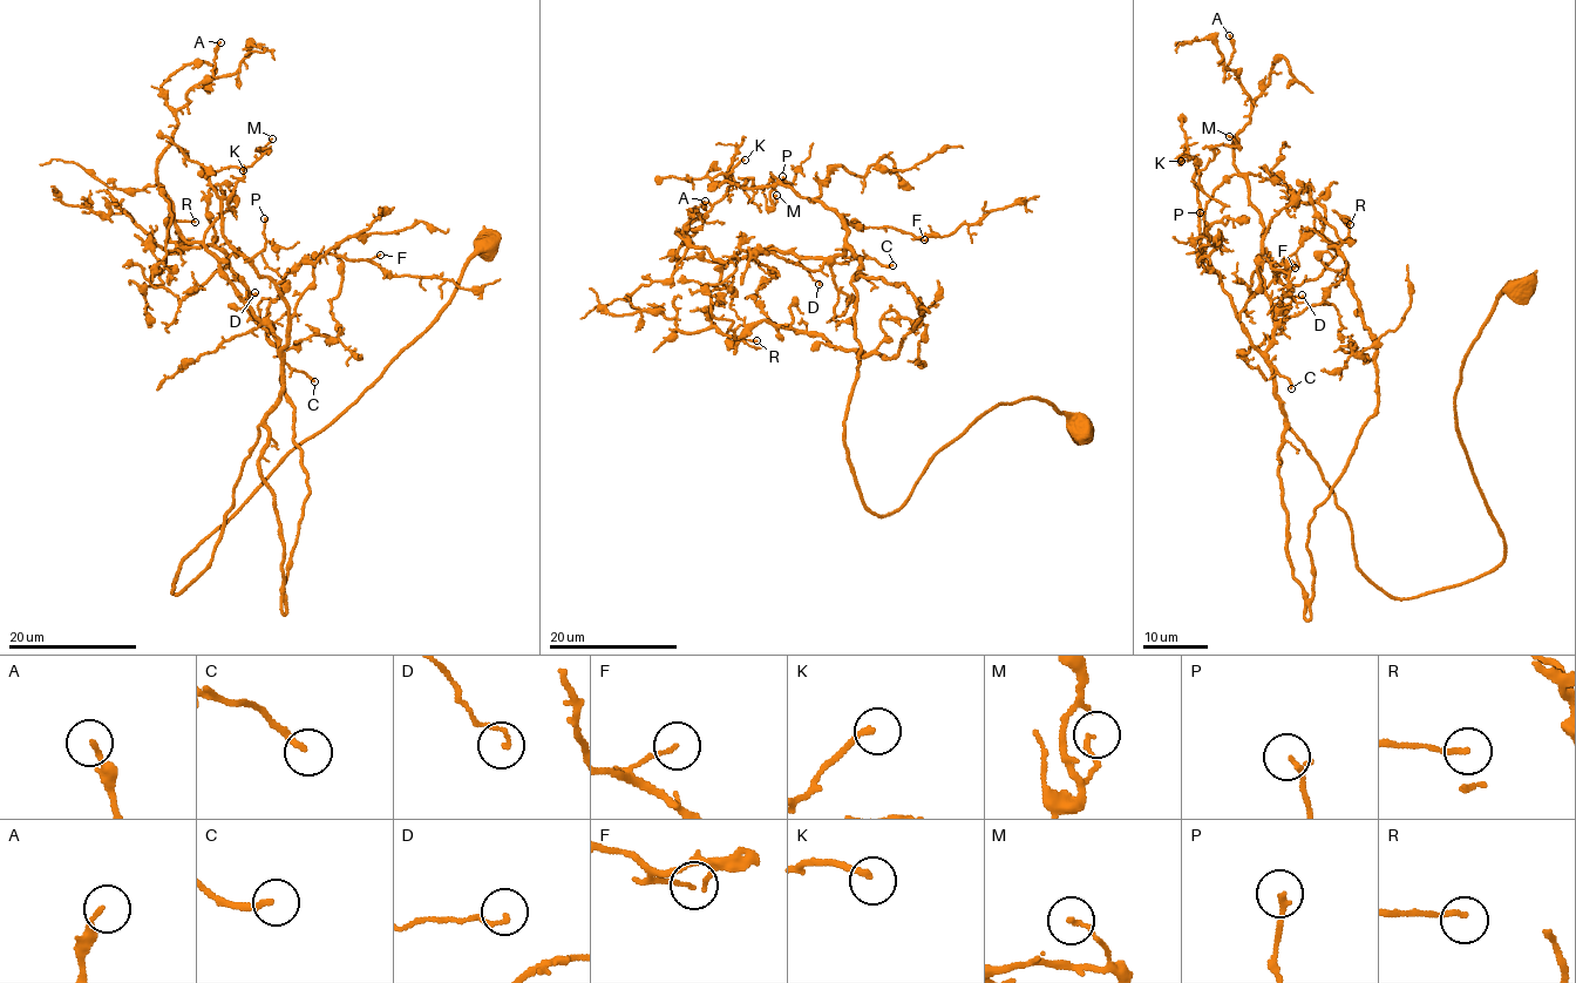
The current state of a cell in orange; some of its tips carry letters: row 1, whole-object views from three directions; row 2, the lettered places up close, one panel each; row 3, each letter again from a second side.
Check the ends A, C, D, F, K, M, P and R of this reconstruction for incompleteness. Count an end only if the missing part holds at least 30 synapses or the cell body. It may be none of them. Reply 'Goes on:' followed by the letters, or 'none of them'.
Goes on: C

